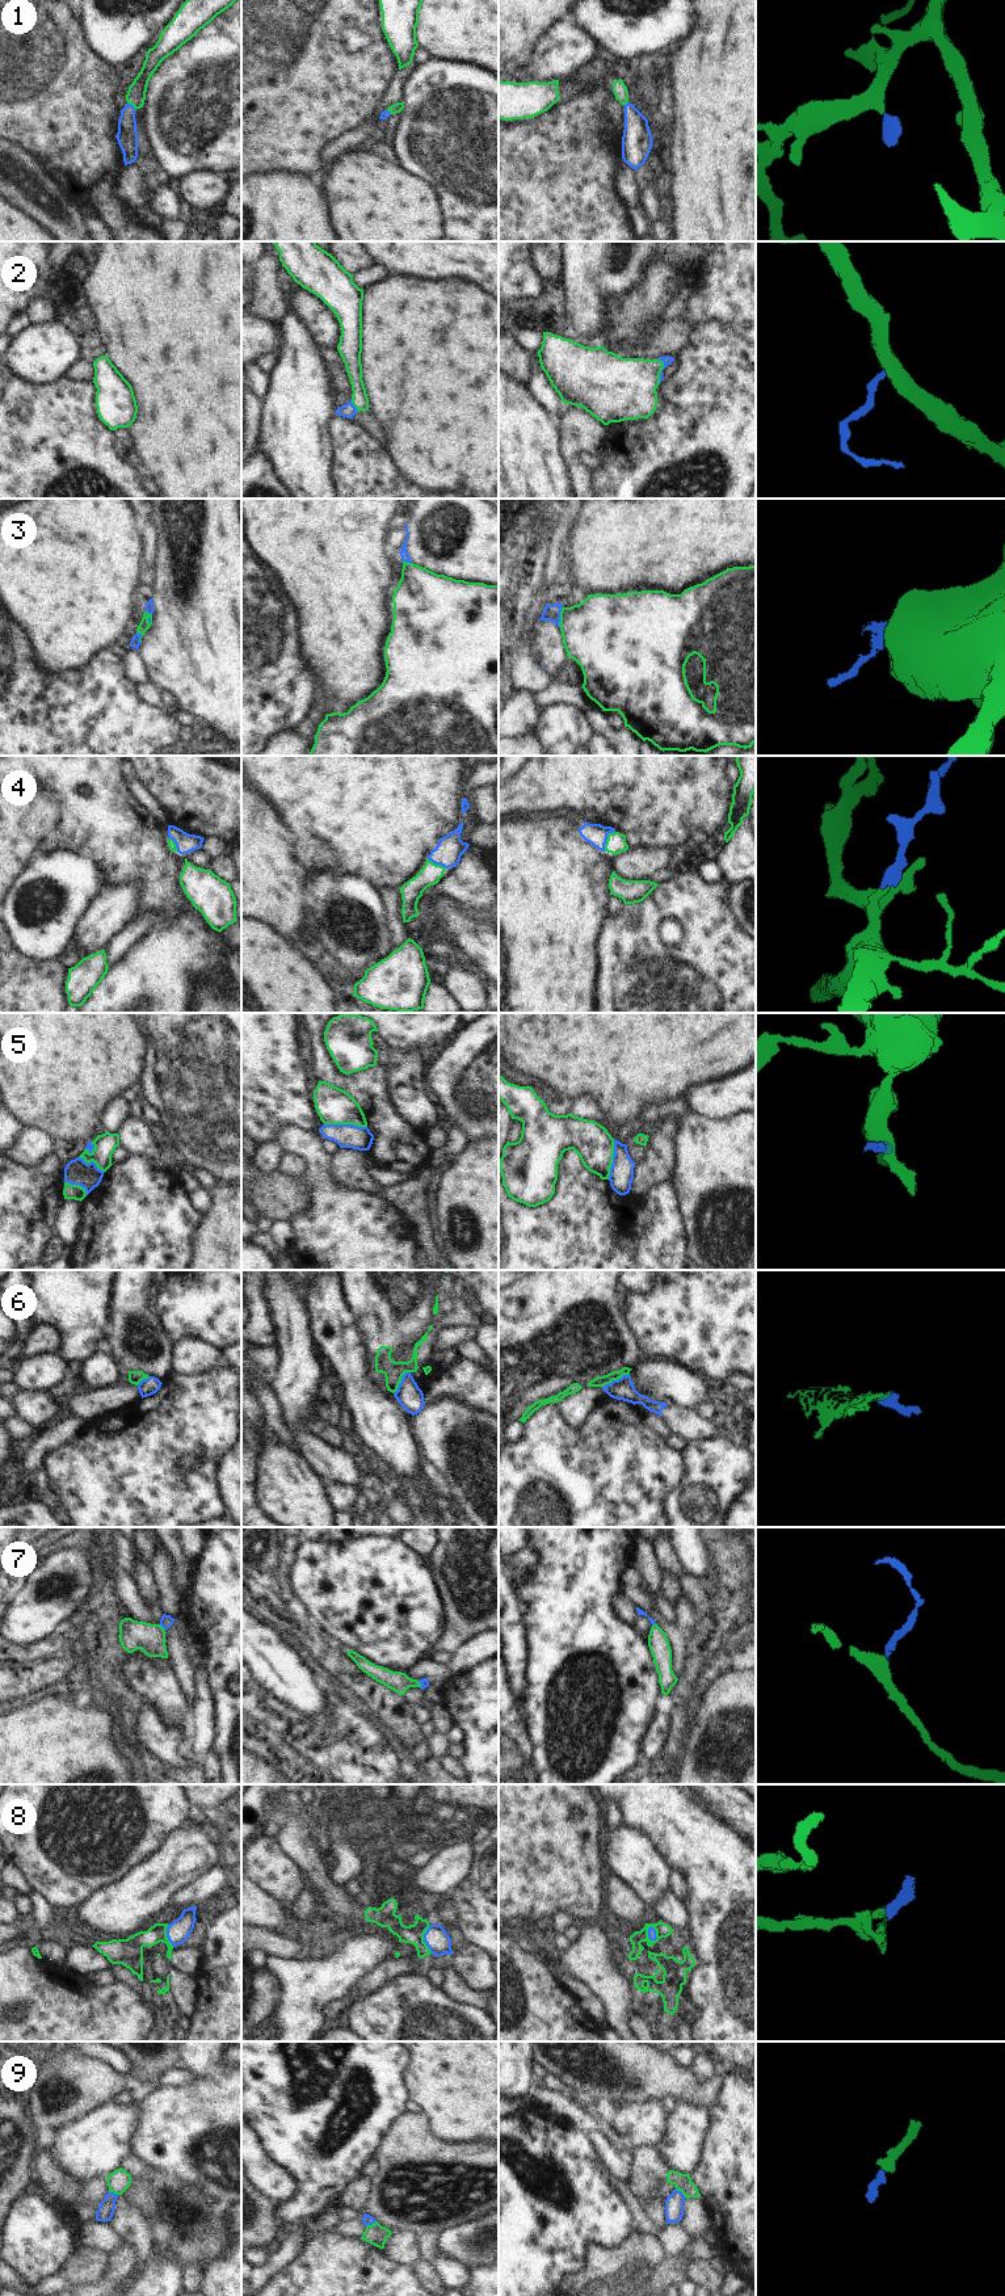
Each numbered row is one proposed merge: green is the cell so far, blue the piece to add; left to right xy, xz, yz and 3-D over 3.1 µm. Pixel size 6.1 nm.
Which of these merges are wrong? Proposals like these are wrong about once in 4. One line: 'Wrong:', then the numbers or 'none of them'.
Wrong: 3, 5, 6

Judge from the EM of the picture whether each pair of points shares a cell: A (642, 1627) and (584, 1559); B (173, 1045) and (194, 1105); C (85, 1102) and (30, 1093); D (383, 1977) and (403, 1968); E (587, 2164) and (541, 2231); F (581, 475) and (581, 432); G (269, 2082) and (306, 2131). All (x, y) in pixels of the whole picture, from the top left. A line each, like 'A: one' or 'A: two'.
A: two
B: one
C: one
D: one
E: one
F: one
G: one

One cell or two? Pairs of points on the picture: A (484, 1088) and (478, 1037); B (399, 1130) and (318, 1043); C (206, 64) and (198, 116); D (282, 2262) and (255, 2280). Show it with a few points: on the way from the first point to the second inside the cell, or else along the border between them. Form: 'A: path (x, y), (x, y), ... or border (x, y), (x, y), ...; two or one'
A: path (478, 1075), (478, 1050); one
B: path (377, 1104), (365, 1086), (343, 1081), (329, 1069); one
C: path (206, 78), (206, 102); one
D: path (276, 2263), (261, 2276); one

